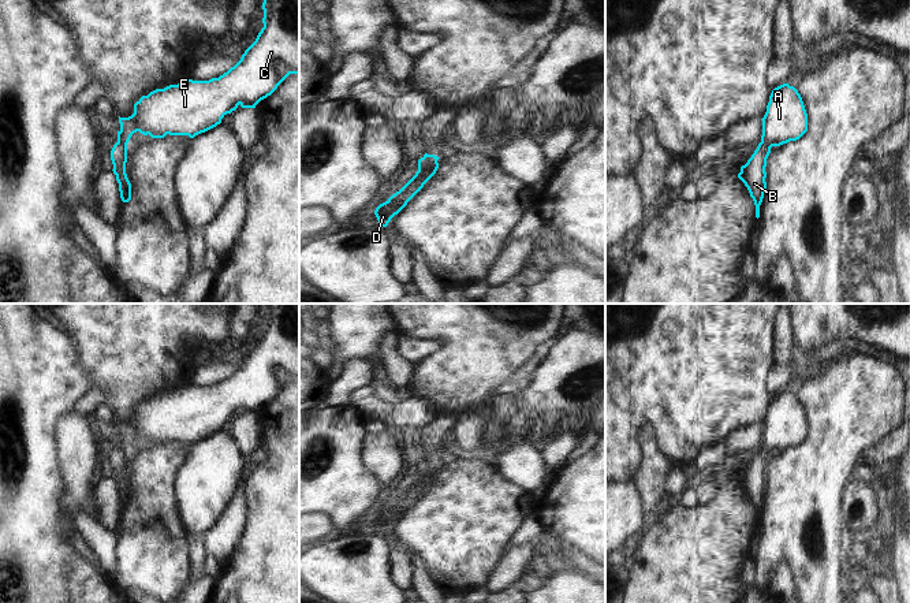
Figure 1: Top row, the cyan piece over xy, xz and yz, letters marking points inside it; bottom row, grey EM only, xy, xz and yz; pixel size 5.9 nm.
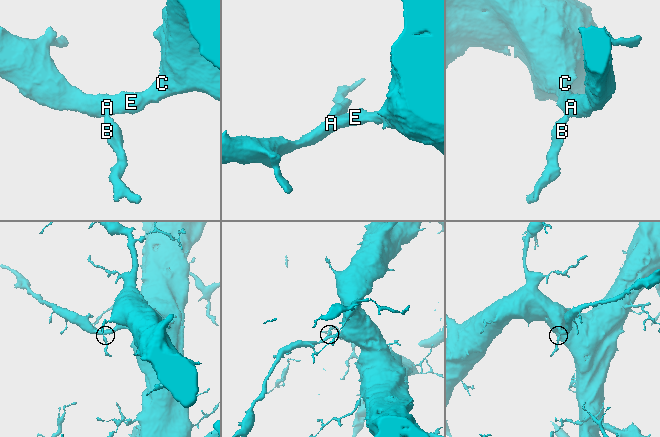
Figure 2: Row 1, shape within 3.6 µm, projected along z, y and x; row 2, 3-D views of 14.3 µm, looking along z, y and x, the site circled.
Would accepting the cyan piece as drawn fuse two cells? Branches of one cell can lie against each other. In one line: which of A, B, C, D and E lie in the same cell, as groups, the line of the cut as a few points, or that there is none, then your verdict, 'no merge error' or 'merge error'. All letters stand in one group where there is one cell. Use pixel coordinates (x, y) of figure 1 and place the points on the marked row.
A B C D E; no cut; no merge error

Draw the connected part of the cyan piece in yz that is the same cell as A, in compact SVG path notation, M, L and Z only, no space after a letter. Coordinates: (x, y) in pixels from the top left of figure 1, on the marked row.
M788 83L775 88L761 120L761 142L738 174L754 201L757 219L767 189L765 167L771 148L797 141L808 131L808 113L798 90Z

